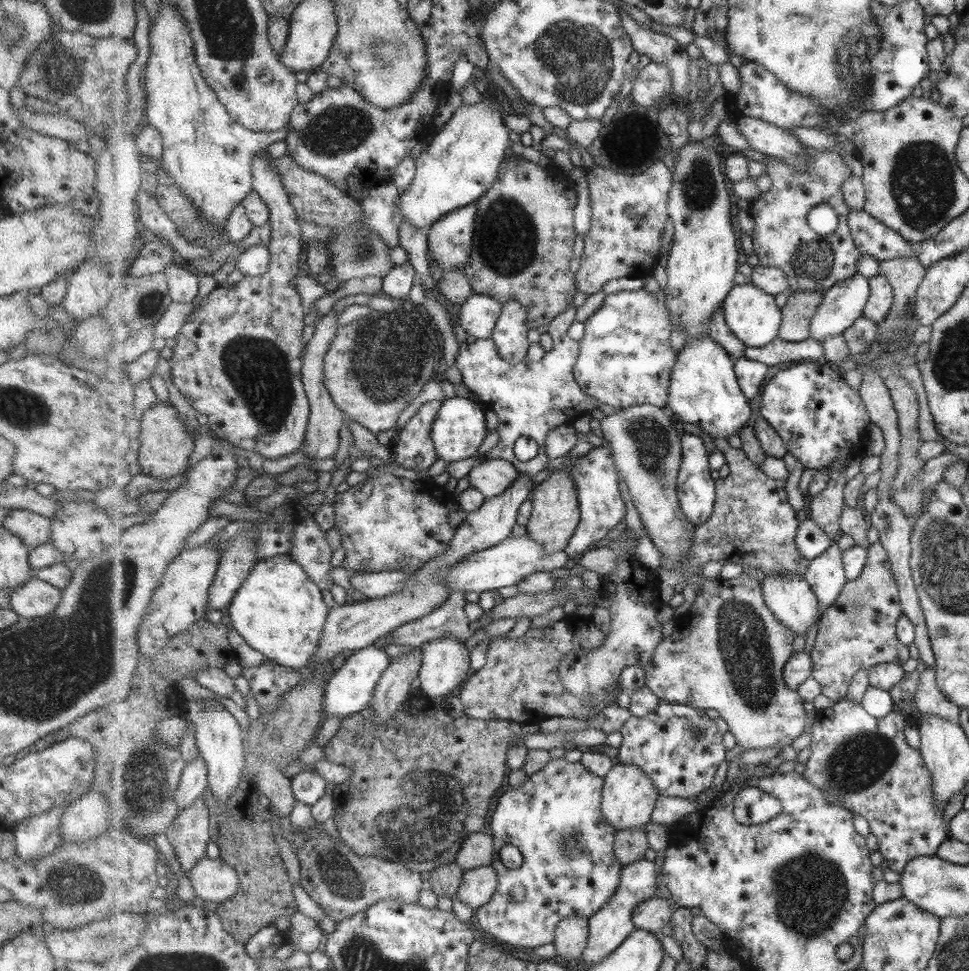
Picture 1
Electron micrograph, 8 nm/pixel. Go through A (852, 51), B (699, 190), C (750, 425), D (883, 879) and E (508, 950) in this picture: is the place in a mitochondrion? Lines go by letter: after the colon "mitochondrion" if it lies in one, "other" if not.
A: mitochondrion
B: mitochondrion
C: other
D: other
E: other

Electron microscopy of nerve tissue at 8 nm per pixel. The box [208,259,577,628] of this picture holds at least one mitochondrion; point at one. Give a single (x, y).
(258, 368)

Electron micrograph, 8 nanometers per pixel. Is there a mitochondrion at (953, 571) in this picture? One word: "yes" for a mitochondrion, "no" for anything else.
yes

